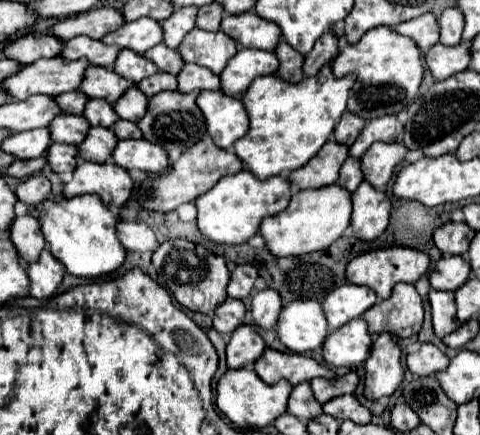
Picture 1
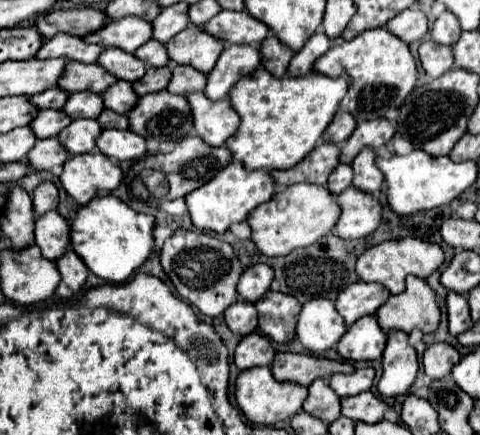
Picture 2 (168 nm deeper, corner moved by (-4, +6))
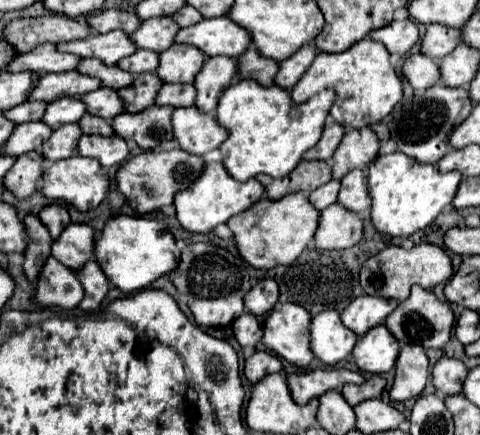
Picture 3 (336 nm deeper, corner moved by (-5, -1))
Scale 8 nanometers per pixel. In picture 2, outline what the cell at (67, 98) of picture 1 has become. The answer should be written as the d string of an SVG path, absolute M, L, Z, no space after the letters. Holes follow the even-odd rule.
M53 87L53 89L33 95L31 103L39 105L39 109L63 109L63 105L67 103L67 97L69 97L69 93L65 89Z

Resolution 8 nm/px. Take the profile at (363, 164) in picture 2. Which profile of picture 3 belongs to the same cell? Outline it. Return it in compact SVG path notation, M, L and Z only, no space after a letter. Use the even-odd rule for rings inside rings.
M352 170L340 180L342 188L338 194L338 204L342 204L346 210L364 216L370 212L370 198L368 198L368 186L366 176L362 170Z

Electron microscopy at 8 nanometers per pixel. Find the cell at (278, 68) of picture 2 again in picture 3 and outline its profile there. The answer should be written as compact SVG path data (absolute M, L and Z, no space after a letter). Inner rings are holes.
M250 46L242 56L238 56L236 64L238 64L238 78L250 78L264 86L274 84L278 64L274 60L260 56L254 46Z

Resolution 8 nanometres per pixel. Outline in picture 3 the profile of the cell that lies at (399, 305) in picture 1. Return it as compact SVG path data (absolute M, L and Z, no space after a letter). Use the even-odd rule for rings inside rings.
M412 286L412 294L408 300L400 302L396 312L388 316L386 320L388 330L404 344L418 344L422 348L444 348L446 342L452 336L452 326L454 326L454 312L450 304L440 302L434 292L424 290L420 286Z

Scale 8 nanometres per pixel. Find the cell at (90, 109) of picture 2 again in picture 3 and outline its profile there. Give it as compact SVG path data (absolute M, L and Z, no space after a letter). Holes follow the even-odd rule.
M60 98L46 106L44 112L44 124L48 124L52 130L60 128L62 124L78 122L86 114L84 104L78 98Z

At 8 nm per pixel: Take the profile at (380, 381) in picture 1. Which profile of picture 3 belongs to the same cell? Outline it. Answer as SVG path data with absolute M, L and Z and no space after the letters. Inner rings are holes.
M406 344L400 350L396 362L396 378L390 390L390 398L394 402L406 402L410 398L418 398L428 380L428 356L416 344Z

